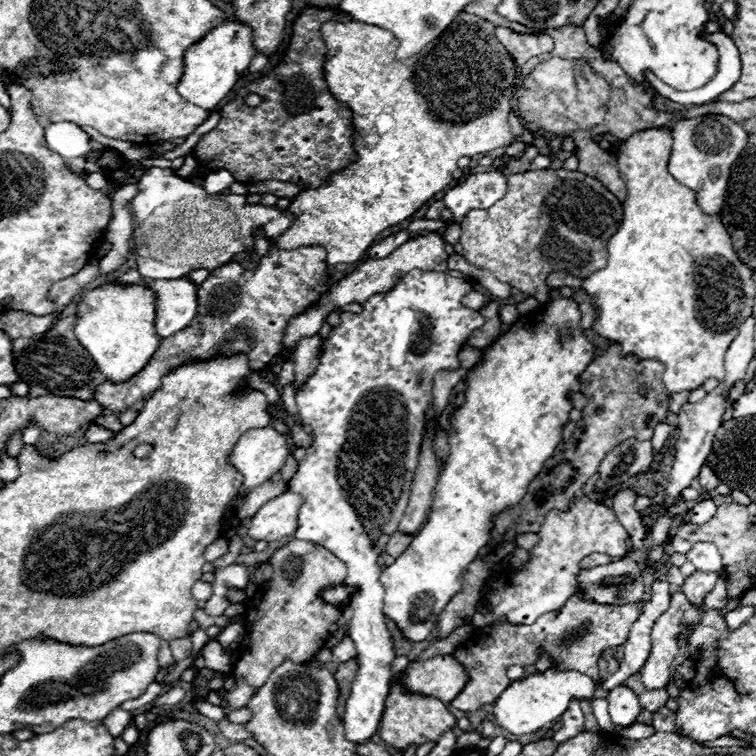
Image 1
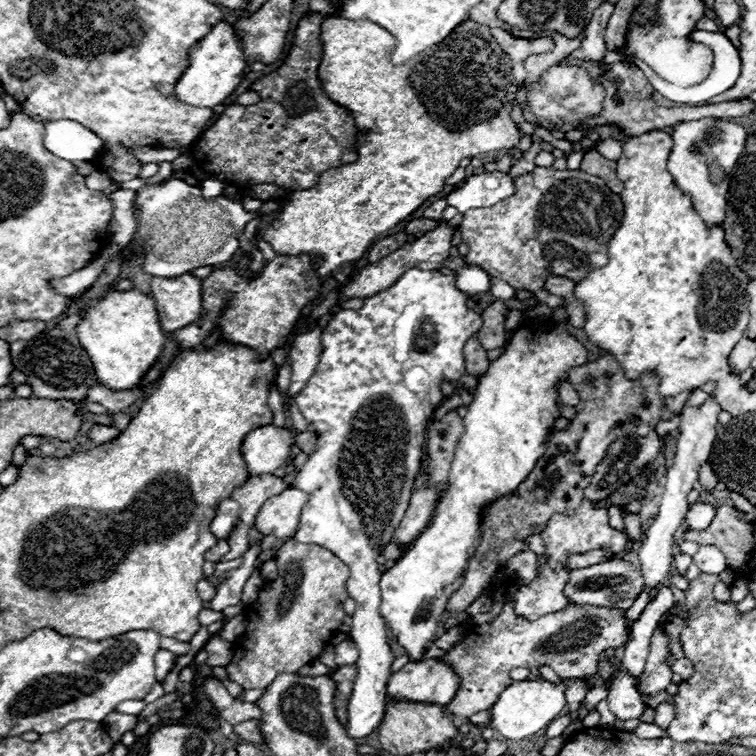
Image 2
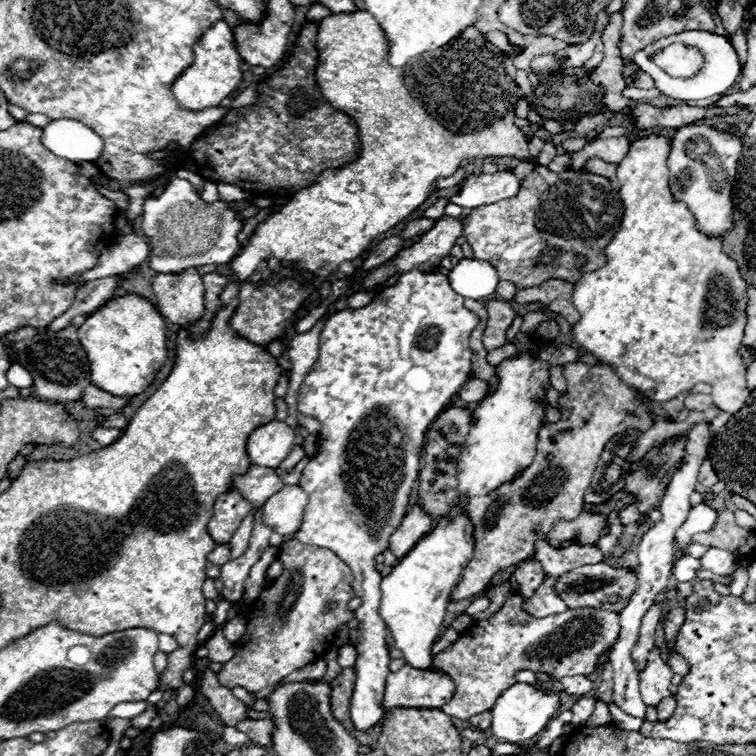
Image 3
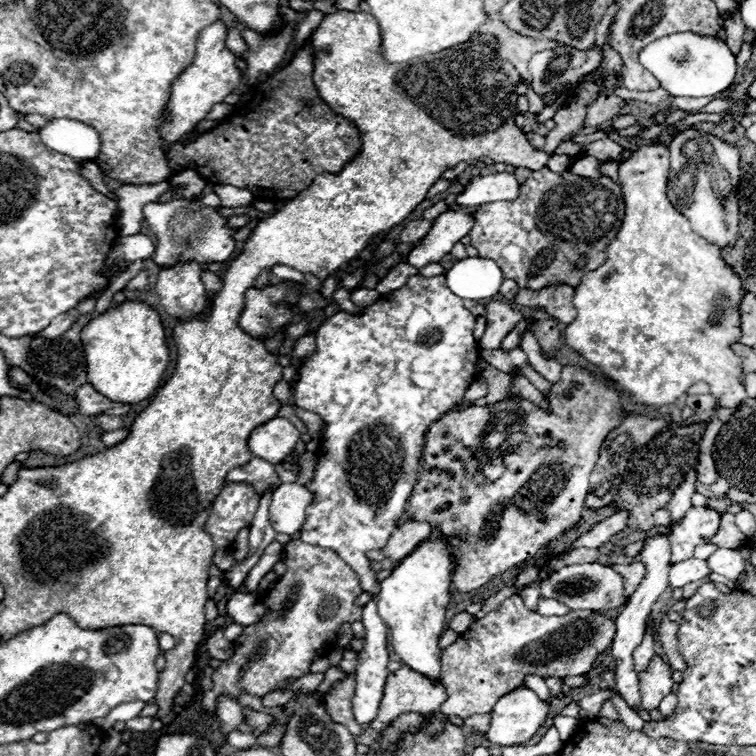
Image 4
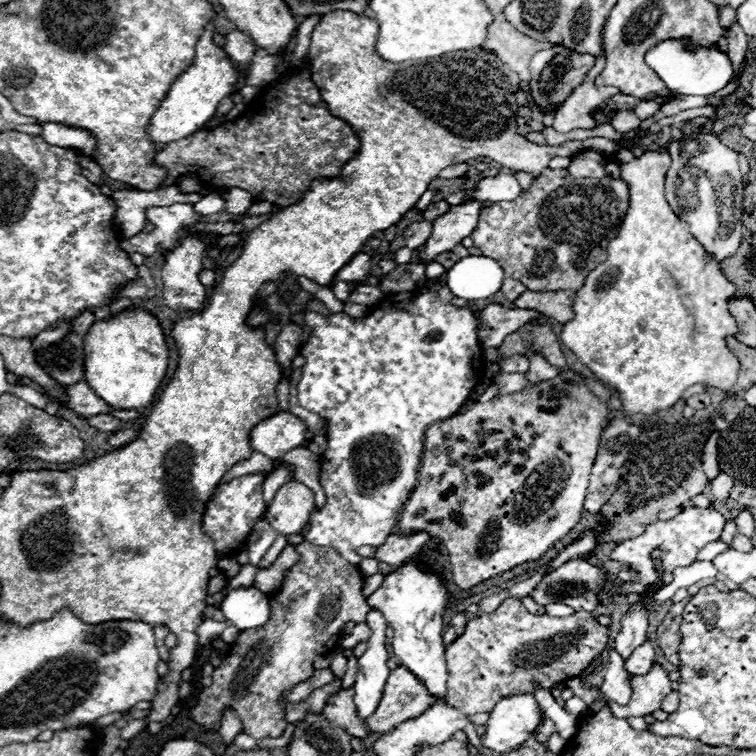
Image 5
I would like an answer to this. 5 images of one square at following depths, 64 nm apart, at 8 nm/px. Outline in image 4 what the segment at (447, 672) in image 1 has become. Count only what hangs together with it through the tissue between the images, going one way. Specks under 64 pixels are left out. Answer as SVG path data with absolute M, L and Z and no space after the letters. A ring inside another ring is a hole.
M402 666L396 672L388 674L386 680L386 688L384 688L384 698L378 710L378 716L370 722L370 726L378 732L386 730L398 716L408 714L408 712L416 712L416 714L430 714L434 710L440 708L440 704L446 700L446 688L442 684L432 684L430 678L424 678L422 674L416 674L414 670L410 670L408 666Z

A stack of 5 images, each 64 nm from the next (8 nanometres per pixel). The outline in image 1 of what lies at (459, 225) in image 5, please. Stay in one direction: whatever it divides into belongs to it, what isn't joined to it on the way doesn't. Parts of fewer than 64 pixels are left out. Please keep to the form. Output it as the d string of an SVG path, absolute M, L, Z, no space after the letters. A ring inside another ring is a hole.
M438 232L412 238L412 240L404 242L400 248L396 248L390 256L382 258L382 260L372 260L372 258L368 258L368 260L366 260L364 264L360 264L354 272L350 272L348 276L344 276L344 278L342 278L326 296L322 296L314 306L310 306L308 310L304 310L304 312L298 314L296 318L292 318L292 322L288 324L288 330L286 330L286 334L284 334L284 340L282 340L282 360L290 360L290 354L294 352L296 342L298 342L300 338L304 338L304 336L316 334L316 332L320 330L324 318L326 318L332 310L342 308L344 304L350 304L350 302L360 302L360 304L364 304L372 294L390 290L390 288L392 288L408 270L412 270L412 268L446 272L446 270L448 270L446 260L448 260L446 242L444 242L444 236L438 234Z

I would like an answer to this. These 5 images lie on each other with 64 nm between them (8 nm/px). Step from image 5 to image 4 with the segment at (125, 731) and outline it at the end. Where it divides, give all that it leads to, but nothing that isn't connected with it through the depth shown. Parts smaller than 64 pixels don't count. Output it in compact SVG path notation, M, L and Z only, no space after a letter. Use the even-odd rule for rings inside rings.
M132 718L126 722L126 728L124 730L130 730L130 732L144 732L144 730L150 730L150 724L152 724L152 718Z

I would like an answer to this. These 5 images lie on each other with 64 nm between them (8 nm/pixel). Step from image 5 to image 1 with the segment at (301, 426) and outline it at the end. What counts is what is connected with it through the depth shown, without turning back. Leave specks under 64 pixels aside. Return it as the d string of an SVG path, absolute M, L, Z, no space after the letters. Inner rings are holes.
M272 426L256 428L244 434L244 438L236 442L230 456L230 462L244 476L244 486L240 488L240 492L256 488L258 484L268 480L284 466L288 456L290 456L288 438L276 432Z

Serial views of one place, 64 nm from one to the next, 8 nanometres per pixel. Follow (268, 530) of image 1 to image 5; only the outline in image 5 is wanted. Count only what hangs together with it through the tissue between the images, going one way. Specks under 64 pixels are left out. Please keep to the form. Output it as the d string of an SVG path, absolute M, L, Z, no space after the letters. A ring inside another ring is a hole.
M302 482L284 484L268 506L268 524L278 534L300 532L314 510L314 492Z

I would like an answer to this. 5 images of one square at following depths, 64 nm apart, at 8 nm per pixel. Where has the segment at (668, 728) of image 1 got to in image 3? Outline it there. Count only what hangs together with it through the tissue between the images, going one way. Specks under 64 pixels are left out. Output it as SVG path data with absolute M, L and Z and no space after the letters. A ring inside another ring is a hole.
M674 696L664 698L664 700L656 706L656 710L658 710L658 720L660 720L660 722L668 720L668 718L674 714L674 710L676 710L676 698L674 698Z

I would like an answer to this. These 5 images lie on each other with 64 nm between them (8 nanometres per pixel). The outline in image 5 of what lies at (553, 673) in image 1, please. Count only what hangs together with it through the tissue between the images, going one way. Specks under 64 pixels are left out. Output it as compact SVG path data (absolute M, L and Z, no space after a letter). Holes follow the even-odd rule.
M532 694L502 698L490 712L482 746L494 752L520 748L542 722L540 708Z

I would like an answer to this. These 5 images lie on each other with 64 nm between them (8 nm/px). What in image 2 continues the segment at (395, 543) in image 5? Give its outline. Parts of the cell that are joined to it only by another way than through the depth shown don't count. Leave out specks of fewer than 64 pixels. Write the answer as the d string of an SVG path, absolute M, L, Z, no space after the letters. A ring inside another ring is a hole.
M422 472L416 476L416 484L414 484L414 492L410 498L410 506L400 522L400 526L396 528L392 540L402 546L402 548L410 548L410 544L428 528L432 514L434 514L434 500L436 500L436 490L424 490L422 488Z

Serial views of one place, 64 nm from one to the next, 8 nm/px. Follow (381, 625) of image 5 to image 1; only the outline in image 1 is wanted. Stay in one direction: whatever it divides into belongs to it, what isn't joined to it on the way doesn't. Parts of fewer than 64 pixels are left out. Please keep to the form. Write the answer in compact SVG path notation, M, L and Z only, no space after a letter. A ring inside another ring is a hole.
M410 270L392 290L368 298L360 314L340 314L340 326L334 328L322 344L324 348L316 372L296 392L298 414L302 422L312 428L310 434L314 442L306 450L306 458L300 462L298 472L288 480L288 490L304 496L294 538L320 544L336 554L348 566L344 584L358 588L356 594L352 594L354 616L348 626L348 636L358 650L358 674L342 718L346 738L356 744L368 740L380 726L384 700L390 692L390 664L394 660L392 636L382 614L384 590L378 580L382 570L376 560L384 552L390 536L398 530L408 506L410 486L426 432L426 410L434 400L434 374L440 370L458 370L462 342L484 324L484 318L476 310L462 306L462 296L470 290L472 286L468 286L468 282L448 276L446 272Z

